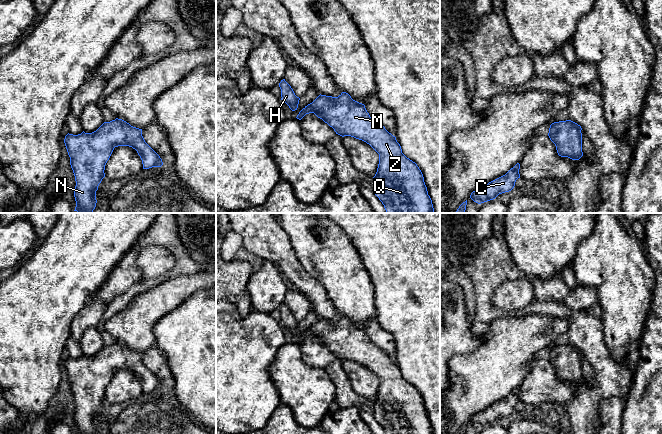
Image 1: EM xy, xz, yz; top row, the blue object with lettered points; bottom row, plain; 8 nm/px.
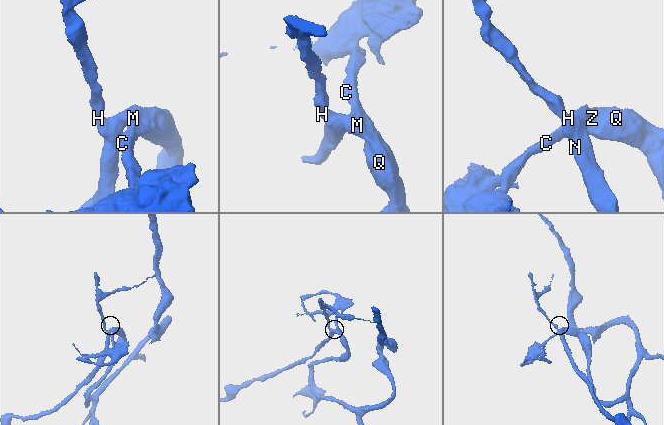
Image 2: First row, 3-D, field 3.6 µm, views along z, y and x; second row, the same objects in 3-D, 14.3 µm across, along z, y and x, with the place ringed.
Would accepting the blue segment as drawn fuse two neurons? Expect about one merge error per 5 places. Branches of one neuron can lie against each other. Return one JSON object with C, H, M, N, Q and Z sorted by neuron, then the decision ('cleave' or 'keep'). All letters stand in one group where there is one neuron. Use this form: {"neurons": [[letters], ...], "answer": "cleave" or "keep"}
{"neurons": [["C", "H", "M", "N", "Q", "Z"]], "answer": "keep"}

